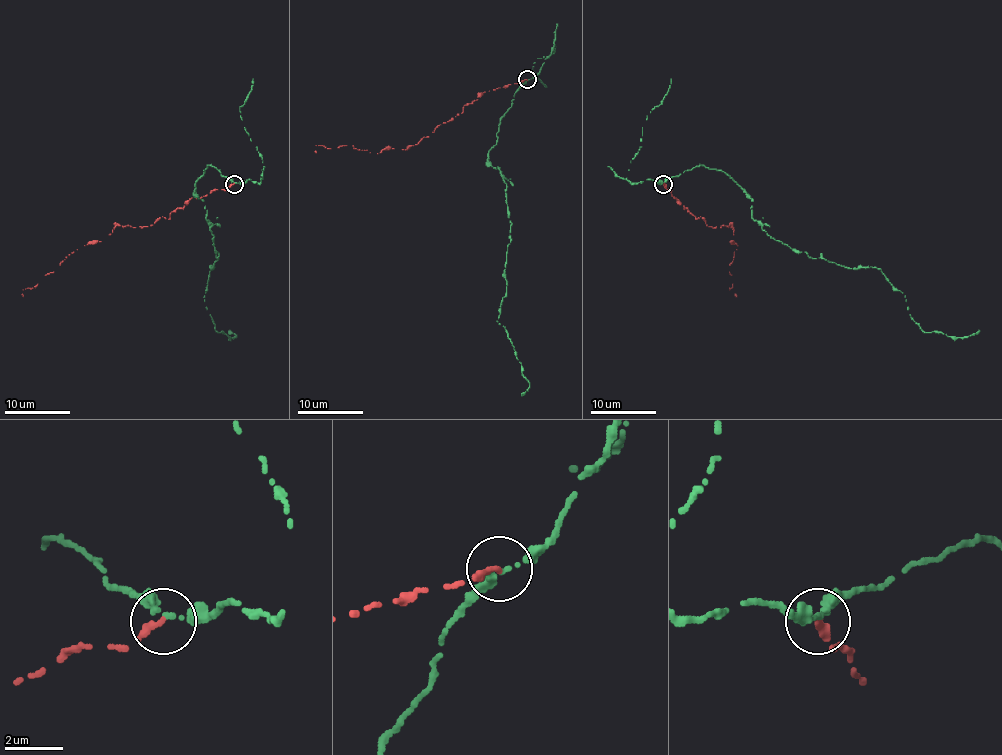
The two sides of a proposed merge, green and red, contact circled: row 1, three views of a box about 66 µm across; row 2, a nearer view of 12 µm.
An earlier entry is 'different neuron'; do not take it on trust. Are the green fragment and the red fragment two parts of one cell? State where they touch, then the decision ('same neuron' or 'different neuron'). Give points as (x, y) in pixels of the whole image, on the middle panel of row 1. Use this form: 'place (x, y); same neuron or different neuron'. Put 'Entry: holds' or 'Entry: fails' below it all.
place (527, 79); different neuron
Entry: holds

